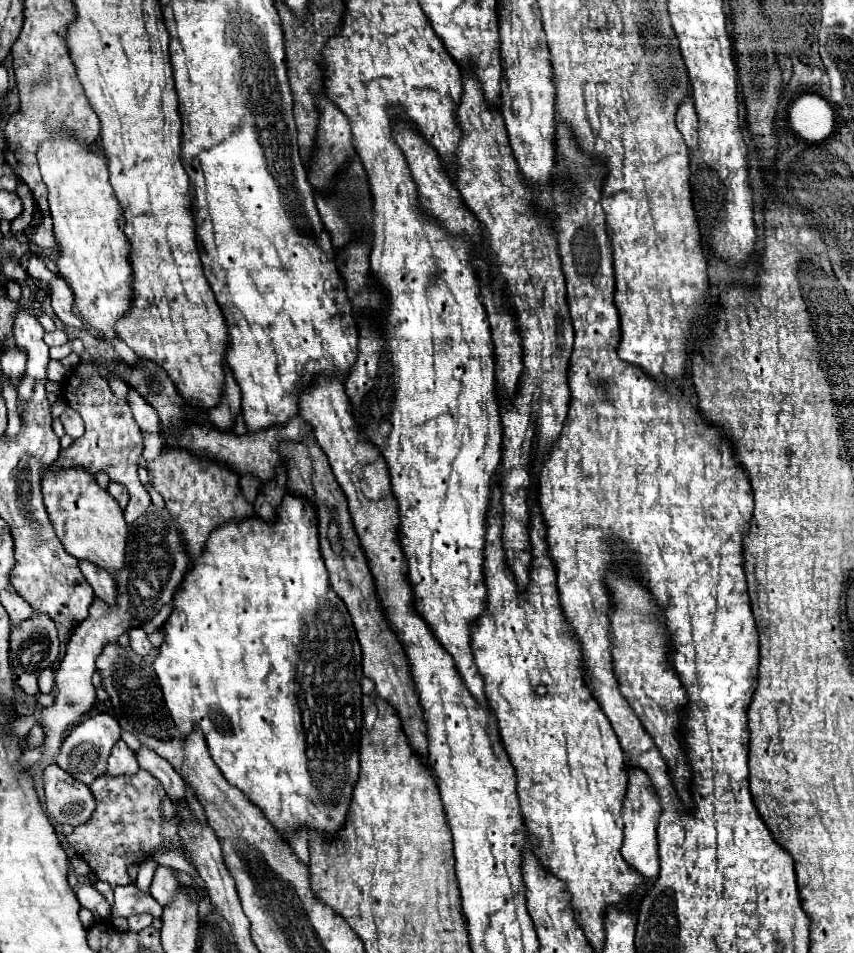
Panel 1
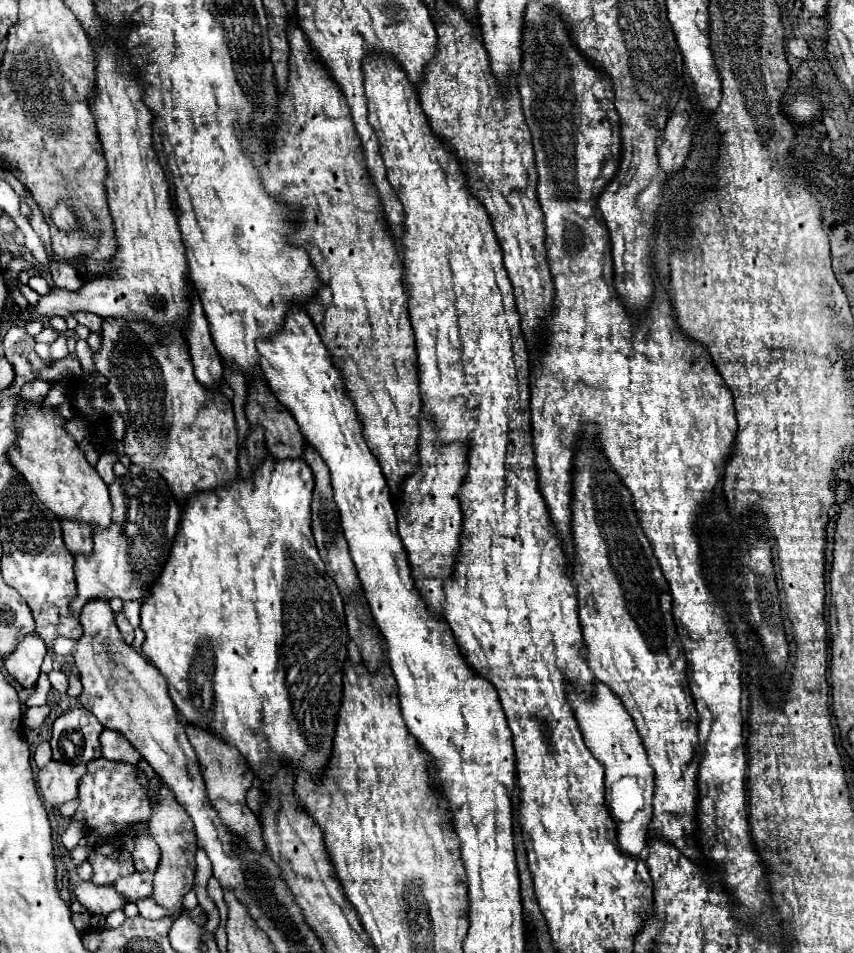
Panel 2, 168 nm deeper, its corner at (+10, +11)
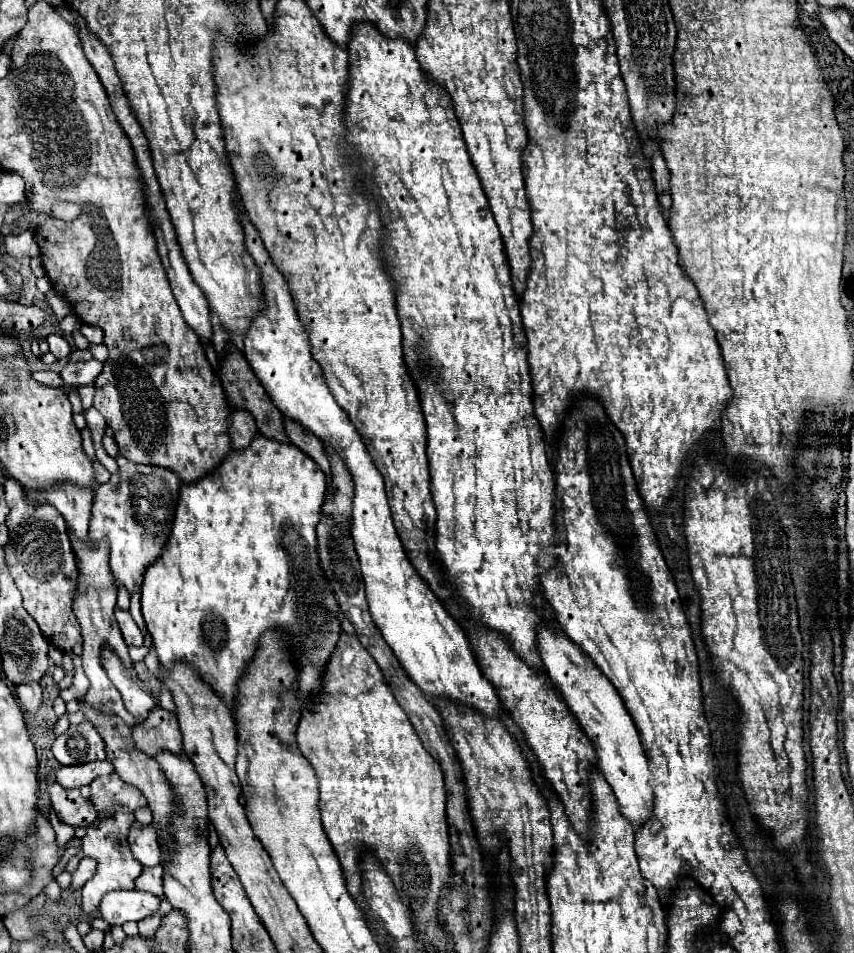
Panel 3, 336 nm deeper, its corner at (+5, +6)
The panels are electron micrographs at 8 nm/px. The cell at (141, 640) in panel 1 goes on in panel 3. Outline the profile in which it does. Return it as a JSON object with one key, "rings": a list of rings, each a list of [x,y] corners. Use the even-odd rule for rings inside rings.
{"rings":[[[115,608],[115,620],[117,620],[119,628],[121,628],[121,634],[123,634],[127,646],[143,646],[143,634],[137,628],[135,620],[131,618],[131,614],[127,610]]]}

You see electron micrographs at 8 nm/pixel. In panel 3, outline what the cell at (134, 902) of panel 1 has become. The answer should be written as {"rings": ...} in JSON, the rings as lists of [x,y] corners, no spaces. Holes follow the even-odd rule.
{"rings":[[[153,866],[153,868],[143,868],[141,876],[135,882],[137,890],[143,892],[151,892],[155,896],[163,894],[163,886],[161,886],[161,876],[163,876],[163,868],[161,866]]]}

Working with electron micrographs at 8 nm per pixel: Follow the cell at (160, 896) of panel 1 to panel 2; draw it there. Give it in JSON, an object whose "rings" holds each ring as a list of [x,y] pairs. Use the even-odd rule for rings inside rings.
{"rings":[[[142,835],[142,837],[134,837],[136,841],[136,847],[134,847],[134,867],[138,873],[144,873],[144,871],[150,871],[154,873],[158,863],[160,863],[160,849],[156,845],[156,841],[148,835]]]}

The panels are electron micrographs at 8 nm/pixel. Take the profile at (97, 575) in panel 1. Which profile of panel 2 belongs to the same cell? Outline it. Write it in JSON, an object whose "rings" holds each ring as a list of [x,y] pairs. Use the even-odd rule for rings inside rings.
{"rings":[[[62,521],[62,533],[66,549],[72,555],[90,555],[92,553],[92,531],[84,525],[72,525],[72,521]]]}

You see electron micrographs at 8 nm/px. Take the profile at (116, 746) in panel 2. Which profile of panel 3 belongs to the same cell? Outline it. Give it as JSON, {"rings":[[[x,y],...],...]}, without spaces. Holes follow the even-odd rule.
{"rings":[[[163,708],[153,710],[145,724],[133,728],[133,740],[135,740],[135,746],[149,756],[155,756],[163,748],[173,754],[183,752],[177,716],[175,712],[169,712]]]}

